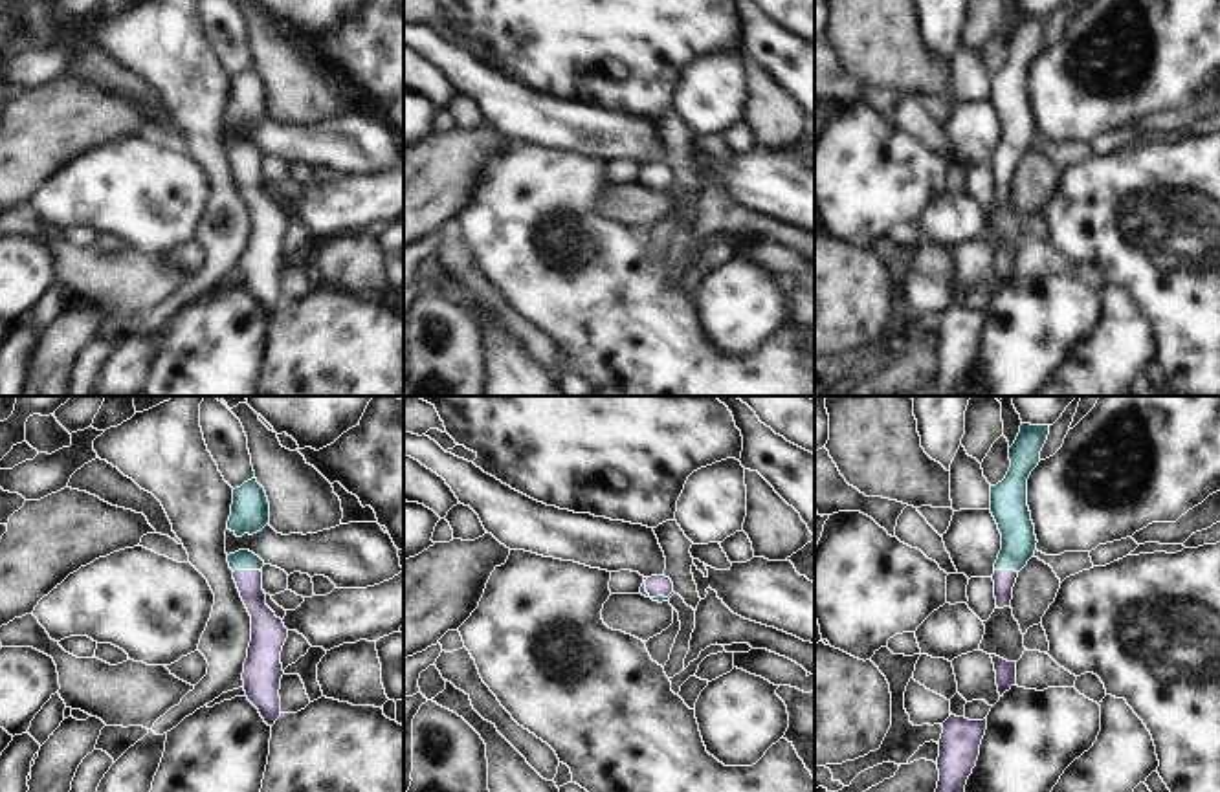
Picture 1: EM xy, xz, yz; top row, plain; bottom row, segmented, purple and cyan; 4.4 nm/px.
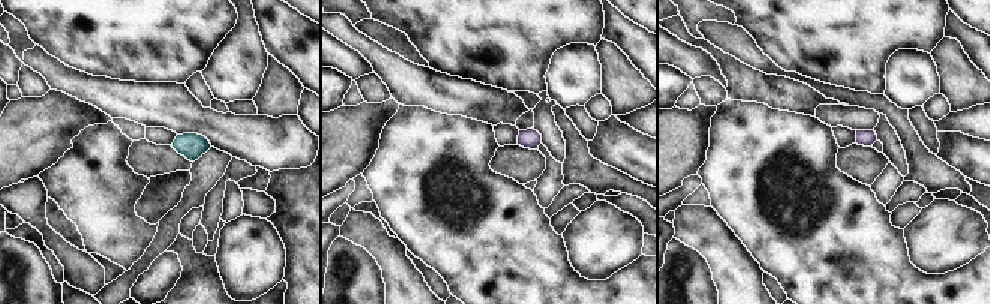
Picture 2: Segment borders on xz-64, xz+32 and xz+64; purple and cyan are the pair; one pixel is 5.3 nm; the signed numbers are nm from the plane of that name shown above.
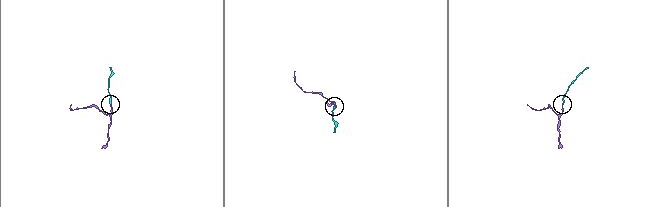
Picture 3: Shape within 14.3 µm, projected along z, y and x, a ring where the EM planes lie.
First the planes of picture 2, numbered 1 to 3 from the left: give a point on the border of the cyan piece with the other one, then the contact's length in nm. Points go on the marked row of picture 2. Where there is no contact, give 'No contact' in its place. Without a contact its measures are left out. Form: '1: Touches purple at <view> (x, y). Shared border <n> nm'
1: No contact
2: No contact
3: No contact

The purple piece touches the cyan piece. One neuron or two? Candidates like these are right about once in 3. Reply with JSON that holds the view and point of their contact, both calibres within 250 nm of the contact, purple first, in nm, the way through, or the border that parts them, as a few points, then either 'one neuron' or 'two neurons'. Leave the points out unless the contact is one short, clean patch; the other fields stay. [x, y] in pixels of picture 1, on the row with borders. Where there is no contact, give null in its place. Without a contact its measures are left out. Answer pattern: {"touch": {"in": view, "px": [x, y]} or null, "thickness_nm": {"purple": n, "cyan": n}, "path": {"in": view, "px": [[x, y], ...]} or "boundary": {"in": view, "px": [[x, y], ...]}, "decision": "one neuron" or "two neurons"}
{"touch": {"in": "xy", "px": [246, 571]}, "thickness_nm": {"purple": 120, "cyan": 90}, "decision": "one neuron"}

